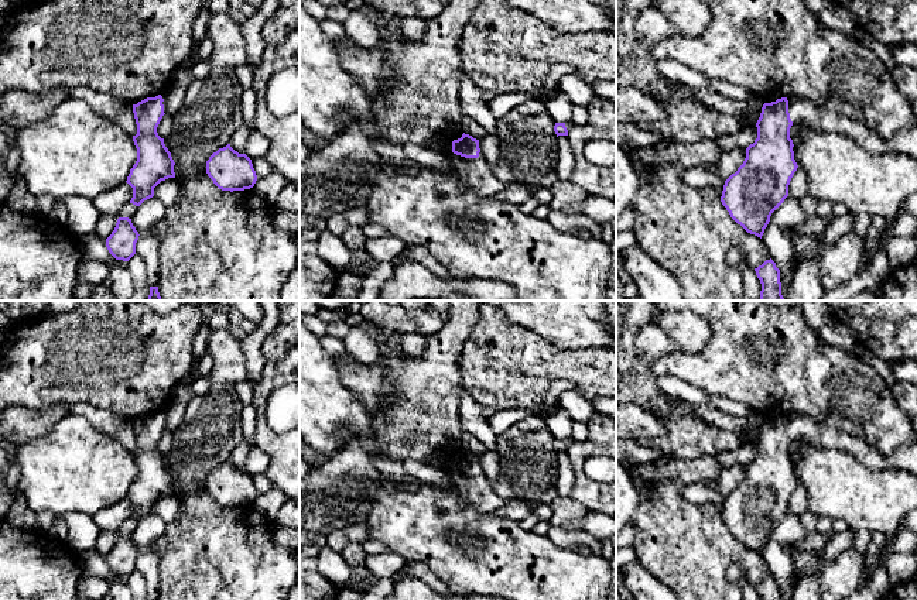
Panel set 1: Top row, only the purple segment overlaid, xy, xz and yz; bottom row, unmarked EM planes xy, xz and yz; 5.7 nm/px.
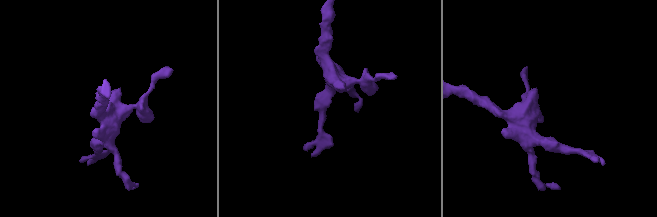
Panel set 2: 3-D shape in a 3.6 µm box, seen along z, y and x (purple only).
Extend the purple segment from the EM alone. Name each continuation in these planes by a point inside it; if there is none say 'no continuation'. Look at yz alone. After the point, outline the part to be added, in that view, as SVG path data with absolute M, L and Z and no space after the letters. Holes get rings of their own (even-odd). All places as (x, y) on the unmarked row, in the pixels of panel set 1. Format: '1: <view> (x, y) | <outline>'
1: yz (813, 432) | M790 412L787 416L793 440L801 438L805 445L844 450L870 469L900 469L917 476L917 442L896 449L890 455L882 455L865 440L820 424L807 415Z

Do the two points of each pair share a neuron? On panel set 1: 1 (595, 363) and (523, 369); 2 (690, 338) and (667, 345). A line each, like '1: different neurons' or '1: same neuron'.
1: same neuron
2: different neurons

